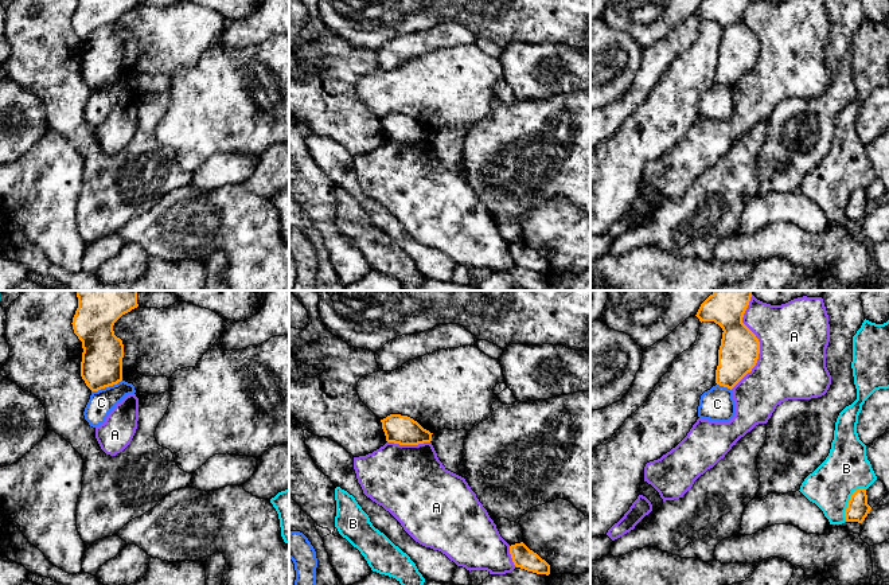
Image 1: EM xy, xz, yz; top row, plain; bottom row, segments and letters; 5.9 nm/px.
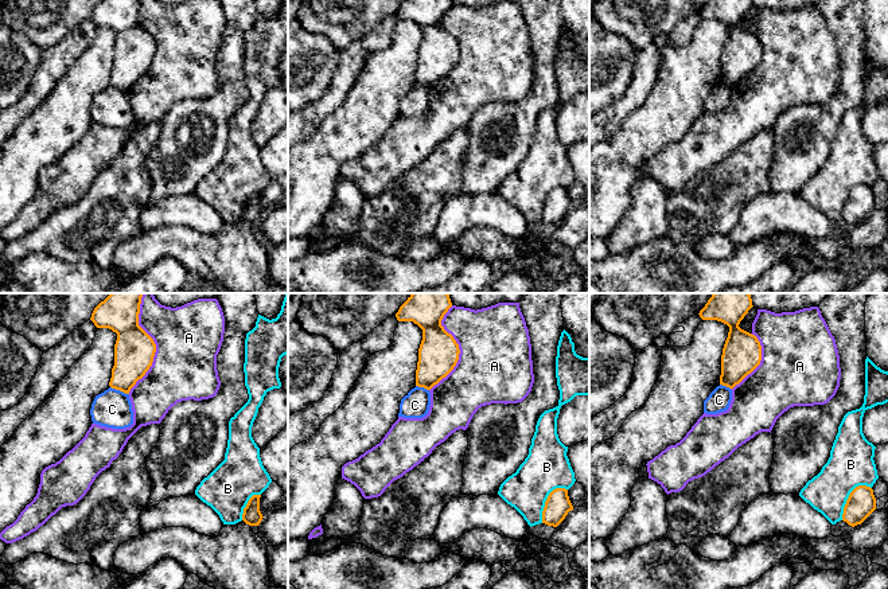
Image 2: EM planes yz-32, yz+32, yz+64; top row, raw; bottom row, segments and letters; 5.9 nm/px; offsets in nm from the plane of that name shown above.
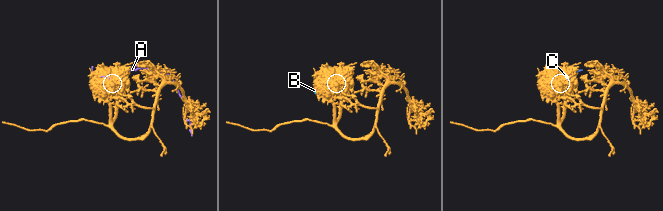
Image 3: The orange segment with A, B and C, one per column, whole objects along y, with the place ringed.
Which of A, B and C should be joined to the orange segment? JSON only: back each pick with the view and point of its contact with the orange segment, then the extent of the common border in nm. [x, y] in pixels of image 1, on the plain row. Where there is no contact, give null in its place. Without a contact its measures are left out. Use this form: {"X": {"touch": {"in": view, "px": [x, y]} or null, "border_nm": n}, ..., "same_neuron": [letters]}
{"same_neuron": []}

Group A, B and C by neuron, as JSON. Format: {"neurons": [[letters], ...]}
{"neurons": [["A"], ["B"], ["C"]]}

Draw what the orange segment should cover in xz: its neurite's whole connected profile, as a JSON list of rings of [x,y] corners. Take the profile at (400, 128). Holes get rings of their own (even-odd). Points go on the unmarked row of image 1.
[[[390,113],[381,118],[387,141],[399,144],[418,144],[432,140],[429,129],[408,114]]]

